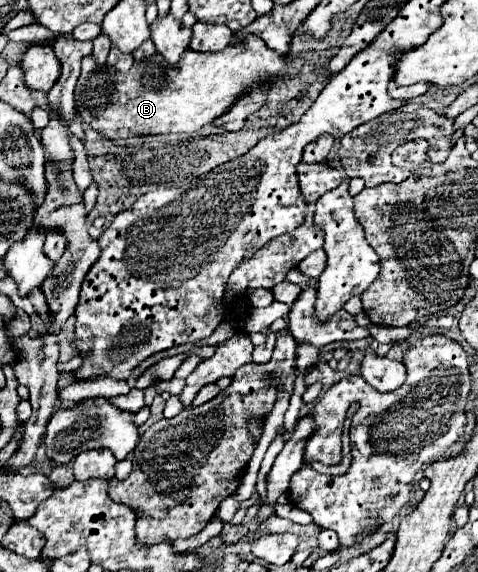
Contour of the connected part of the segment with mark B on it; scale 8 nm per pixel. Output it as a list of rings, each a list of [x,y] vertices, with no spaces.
[[[249,36],[243,44],[229,44],[215,54],[185,50],[177,64],[165,64],[155,52],[149,60],[135,62],[127,74],[121,74],[107,64],[101,66],[93,56],[87,56],[83,58],[81,76],[77,80],[75,102],[83,122],[95,128],[103,138],[117,146],[141,146],[143,140],[135,138],[195,132],[209,124],[209,120],[221,116],[251,84],[293,76],[301,66],[301,58],[283,58],[269,50],[257,36]]]

